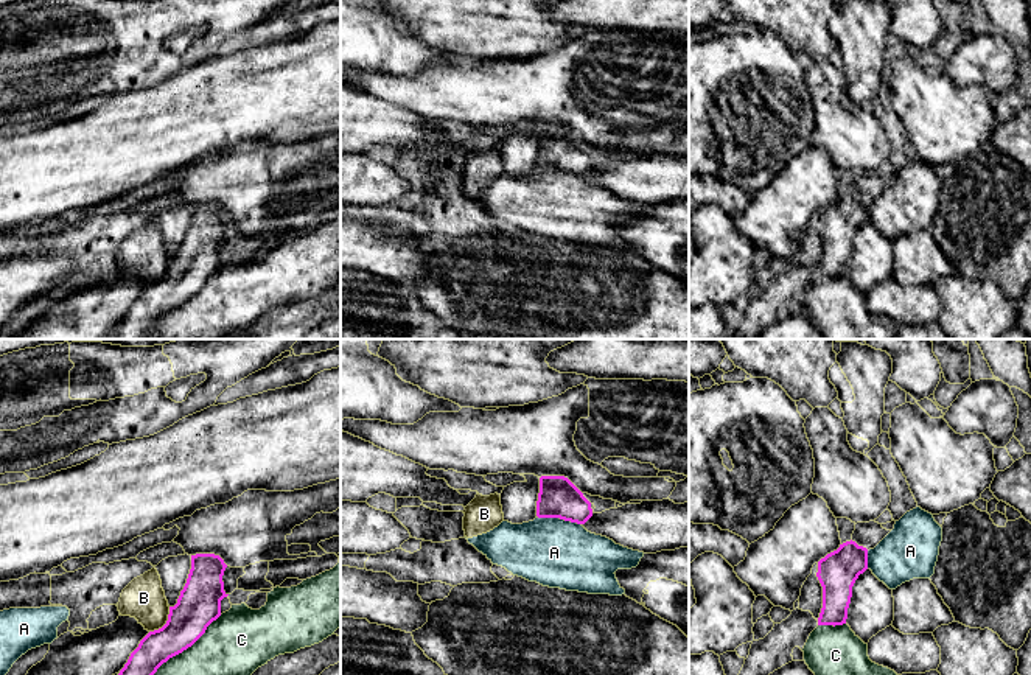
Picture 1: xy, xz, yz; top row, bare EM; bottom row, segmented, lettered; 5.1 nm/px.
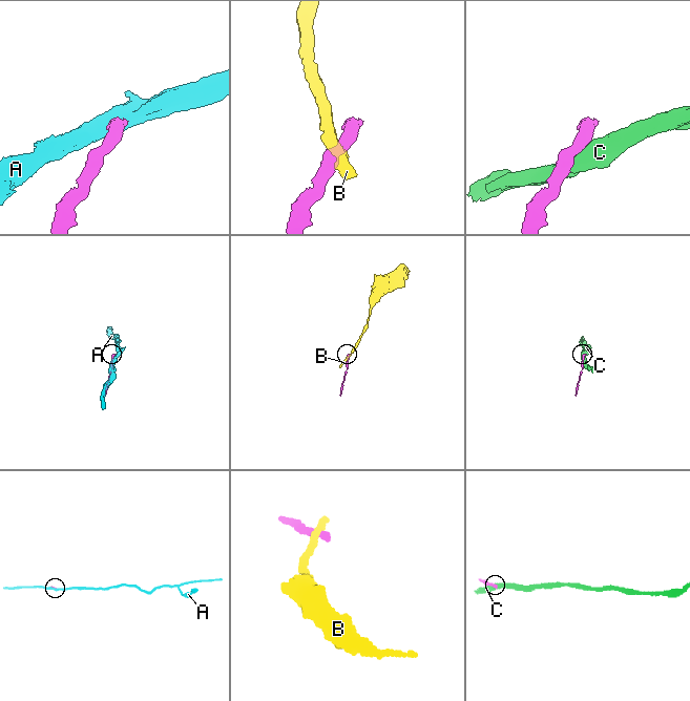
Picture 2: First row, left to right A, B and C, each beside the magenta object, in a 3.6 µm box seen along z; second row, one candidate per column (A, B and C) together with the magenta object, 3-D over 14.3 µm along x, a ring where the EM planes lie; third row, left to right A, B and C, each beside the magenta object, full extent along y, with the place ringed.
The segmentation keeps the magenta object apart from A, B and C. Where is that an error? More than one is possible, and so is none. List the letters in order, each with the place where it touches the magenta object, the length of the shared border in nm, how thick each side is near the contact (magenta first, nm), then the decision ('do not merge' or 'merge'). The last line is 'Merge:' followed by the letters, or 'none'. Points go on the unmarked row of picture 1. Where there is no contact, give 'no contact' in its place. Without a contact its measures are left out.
A: contact xz (560, 170); length 220 nm; calibres 200 and 360 nm; do not merge
B: contact xy (167, 274); length 170 nm; calibres 220 and 220 nm; do not merge
C: contact xy (181, 304); length 550 nm; calibres 220 and 380 nm; do not merge
Merge: none

